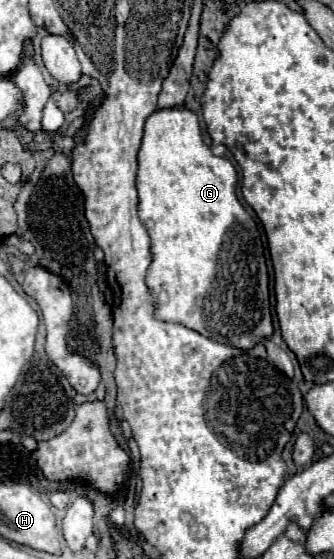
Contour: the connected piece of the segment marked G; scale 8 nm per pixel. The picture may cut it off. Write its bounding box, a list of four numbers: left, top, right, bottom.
[137,107,273,349]

